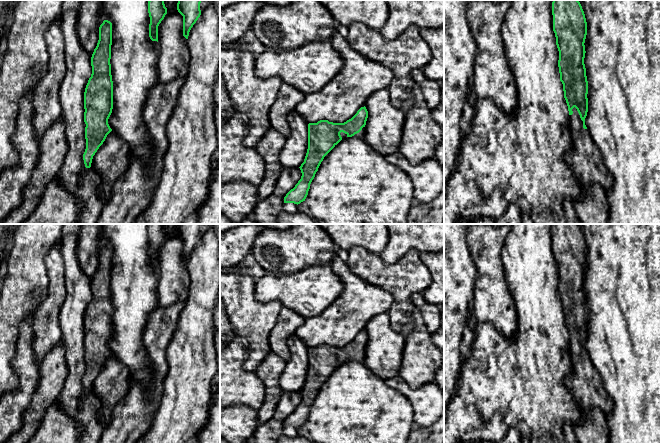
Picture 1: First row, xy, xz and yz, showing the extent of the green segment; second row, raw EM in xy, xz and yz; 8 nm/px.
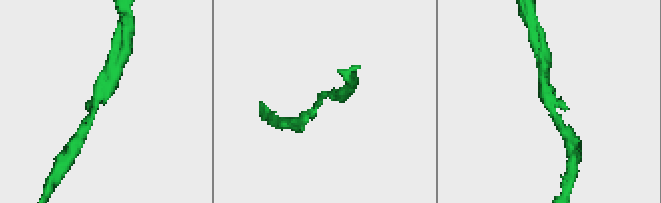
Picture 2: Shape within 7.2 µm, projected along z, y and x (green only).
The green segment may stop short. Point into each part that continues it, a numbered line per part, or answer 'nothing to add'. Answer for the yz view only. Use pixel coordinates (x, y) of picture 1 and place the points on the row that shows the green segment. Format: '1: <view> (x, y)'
1: yz (584, 158)

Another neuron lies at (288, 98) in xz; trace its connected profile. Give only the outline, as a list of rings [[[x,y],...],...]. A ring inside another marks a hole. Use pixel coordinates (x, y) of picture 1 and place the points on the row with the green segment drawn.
[[[331,39],[310,42],[291,50],[267,49],[255,57],[255,74],[258,78],[279,78],[283,82],[276,101],[270,109],[269,120],[271,128],[286,138],[290,135],[288,114],[295,110],[295,107],[304,99],[305,94],[321,90],[344,65],[344,59],[332,47]]]

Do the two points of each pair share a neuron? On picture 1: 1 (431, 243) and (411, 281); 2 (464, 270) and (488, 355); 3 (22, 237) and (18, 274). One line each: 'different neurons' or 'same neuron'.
1: different neurons
2: different neurons
3: same neuron

